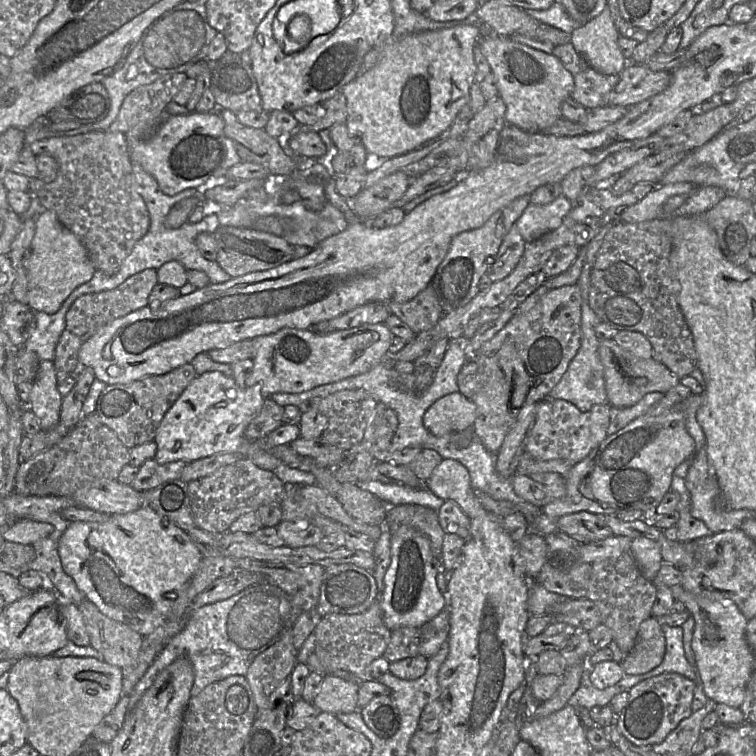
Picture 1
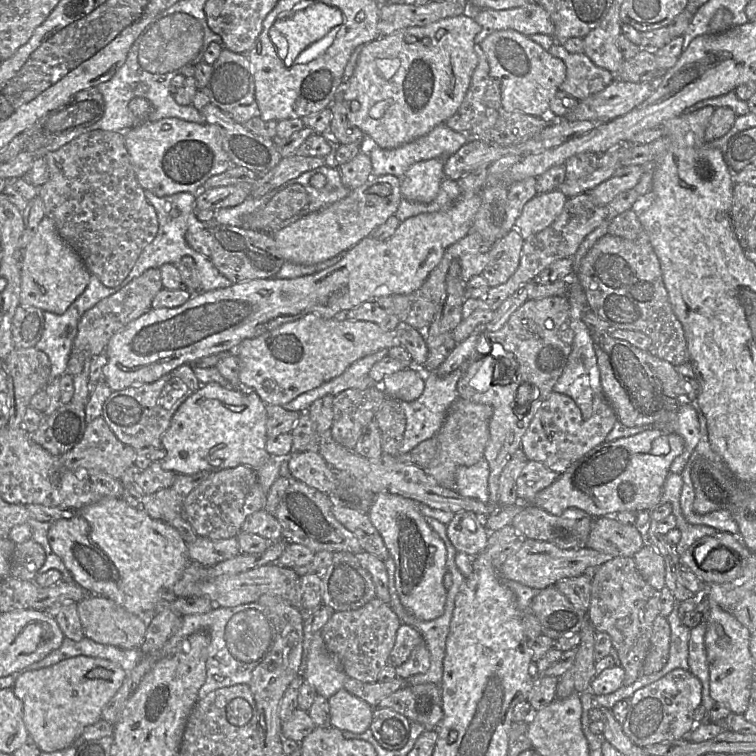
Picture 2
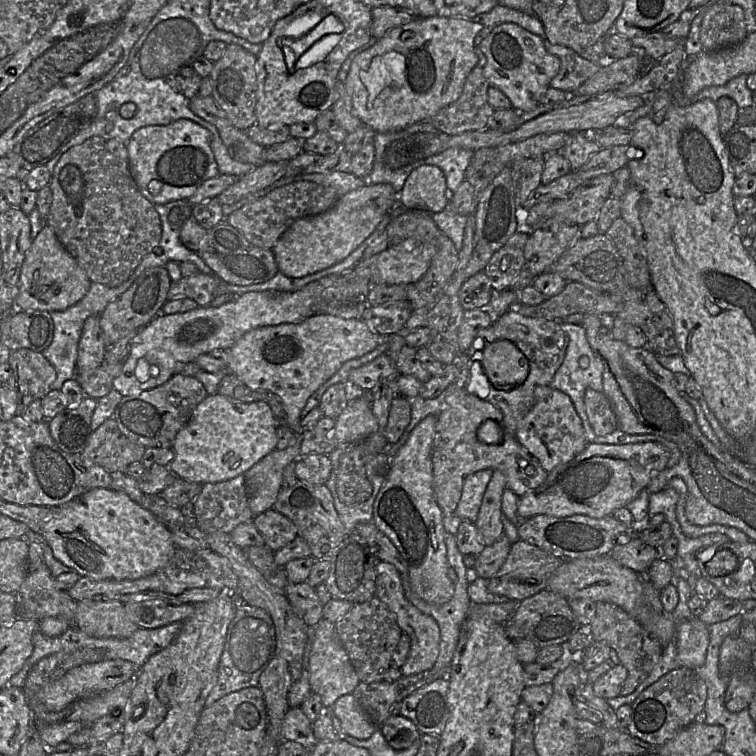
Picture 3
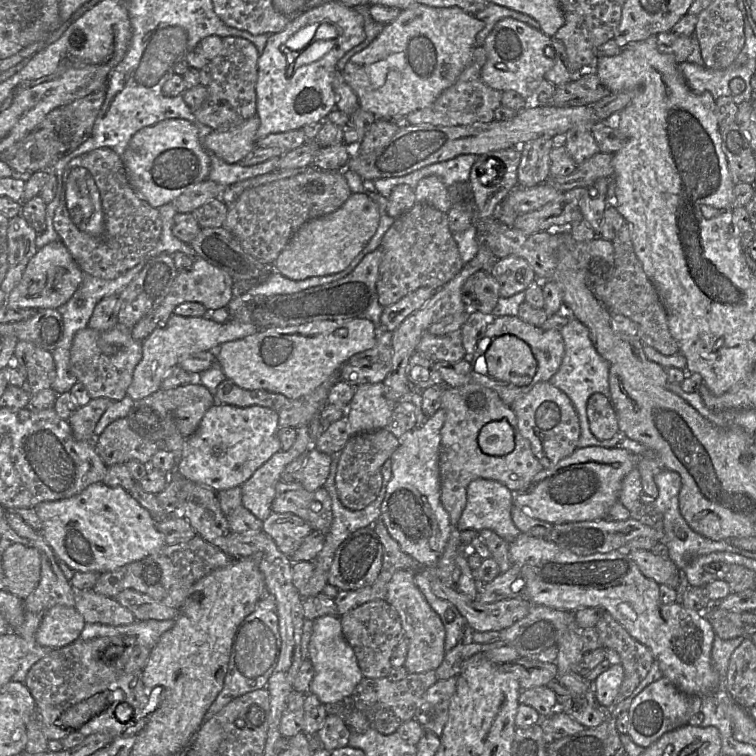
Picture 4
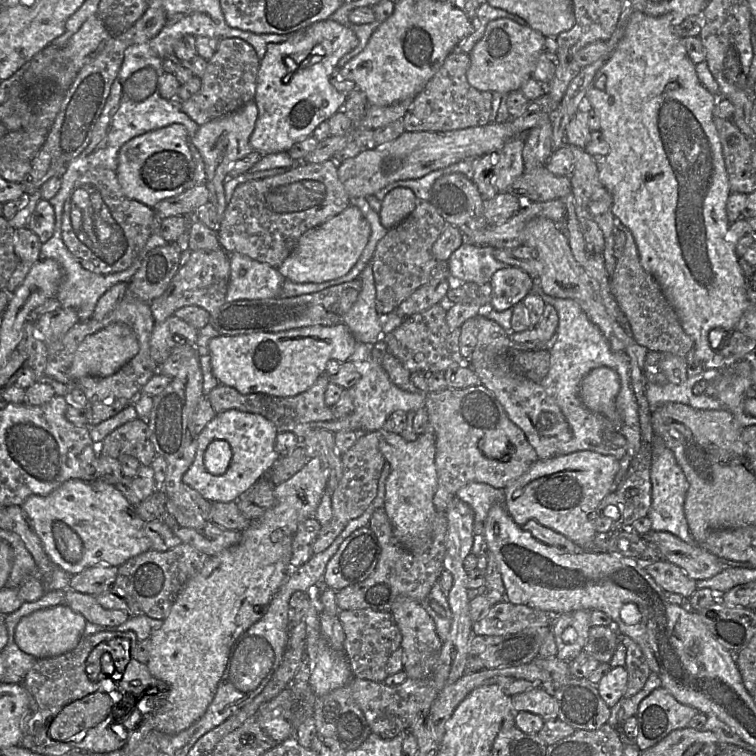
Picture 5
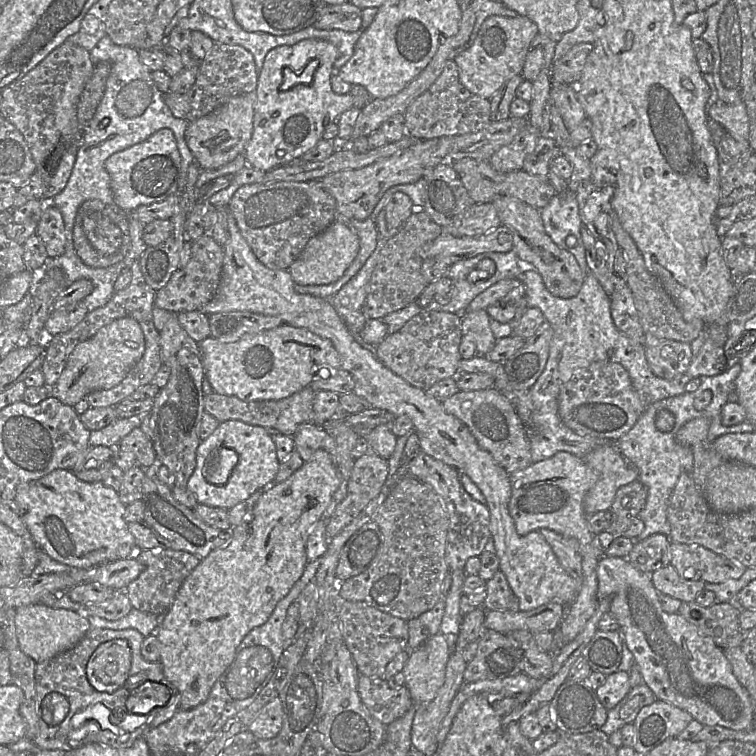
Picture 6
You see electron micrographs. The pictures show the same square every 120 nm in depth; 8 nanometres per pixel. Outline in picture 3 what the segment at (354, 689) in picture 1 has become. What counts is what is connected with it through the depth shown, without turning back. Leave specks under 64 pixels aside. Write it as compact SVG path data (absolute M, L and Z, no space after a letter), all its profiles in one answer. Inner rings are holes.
M353 694L340 696L332 709L341 723L342 730L357 739L368 739L378 727L368 717Z

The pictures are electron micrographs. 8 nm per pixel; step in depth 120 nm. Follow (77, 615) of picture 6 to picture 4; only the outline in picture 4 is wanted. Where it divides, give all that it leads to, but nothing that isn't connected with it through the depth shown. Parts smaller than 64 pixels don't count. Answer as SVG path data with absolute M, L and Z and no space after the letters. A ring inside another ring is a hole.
M56 605L43 614L35 641L53 649L67 646L79 639L85 624L74 607Z

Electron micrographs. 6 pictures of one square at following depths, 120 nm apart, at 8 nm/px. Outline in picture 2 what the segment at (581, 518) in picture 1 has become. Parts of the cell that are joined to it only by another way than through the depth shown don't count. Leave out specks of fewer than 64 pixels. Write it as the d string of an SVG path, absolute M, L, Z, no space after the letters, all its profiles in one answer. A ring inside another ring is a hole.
M614 517L594 518L585 547L609 557L634 557L644 545L645 537L635 525L625 525Z

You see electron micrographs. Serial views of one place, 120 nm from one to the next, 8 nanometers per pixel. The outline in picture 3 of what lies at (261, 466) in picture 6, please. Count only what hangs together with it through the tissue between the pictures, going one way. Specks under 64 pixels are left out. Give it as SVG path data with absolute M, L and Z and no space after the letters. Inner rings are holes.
M218 393L208 395L196 406L186 425L175 437L172 445L175 456L168 468L176 477L200 485L233 479L245 474L261 458L276 450L276 432L281 423L263 401L240 402Z

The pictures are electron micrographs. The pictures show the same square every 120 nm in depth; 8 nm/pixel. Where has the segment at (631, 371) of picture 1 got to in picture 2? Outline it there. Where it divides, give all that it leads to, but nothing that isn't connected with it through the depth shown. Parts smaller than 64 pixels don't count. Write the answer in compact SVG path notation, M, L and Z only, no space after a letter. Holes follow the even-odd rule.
M592 333L591 337L602 392L618 421L628 427L638 427L675 417L682 399L674 392L680 375L672 364L650 354L648 350L640 350L626 341L614 339L608 333Z

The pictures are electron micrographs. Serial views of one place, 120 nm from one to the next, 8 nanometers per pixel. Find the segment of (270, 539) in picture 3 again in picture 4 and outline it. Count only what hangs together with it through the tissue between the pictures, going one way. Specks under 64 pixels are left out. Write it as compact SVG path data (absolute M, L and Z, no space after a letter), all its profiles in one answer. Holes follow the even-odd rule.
M272 512L262 522L262 531L269 535L278 549L289 558L313 529L295 514Z

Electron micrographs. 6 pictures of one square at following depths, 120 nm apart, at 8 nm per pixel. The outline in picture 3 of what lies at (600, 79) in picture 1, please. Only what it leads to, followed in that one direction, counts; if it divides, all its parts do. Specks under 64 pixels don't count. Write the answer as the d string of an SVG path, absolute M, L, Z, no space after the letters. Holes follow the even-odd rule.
M545 39L547 51L557 56L561 61L558 74L550 81L550 87L573 94L587 79L601 68L598 63L582 58L572 49L552 44Z

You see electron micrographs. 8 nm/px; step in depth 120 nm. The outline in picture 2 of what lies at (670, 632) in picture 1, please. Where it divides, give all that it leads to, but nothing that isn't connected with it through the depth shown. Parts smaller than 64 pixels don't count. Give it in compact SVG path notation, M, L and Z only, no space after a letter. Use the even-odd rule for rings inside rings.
M675 605L672 613L666 617L671 629L669 659L660 671L645 675L649 676L649 680L642 682L640 688L656 682L675 669L690 669L688 656L691 628L682 623L678 609L679 605Z

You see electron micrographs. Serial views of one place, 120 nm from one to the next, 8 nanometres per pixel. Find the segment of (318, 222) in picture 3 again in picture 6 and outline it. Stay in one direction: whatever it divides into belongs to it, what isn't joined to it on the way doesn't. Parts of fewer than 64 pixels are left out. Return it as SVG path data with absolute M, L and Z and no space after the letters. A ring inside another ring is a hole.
M335 220L324 231L312 237L287 269L293 281L299 285L323 285L330 284L338 280L356 258L360 249L360 242L357 234L352 231L348 221Z

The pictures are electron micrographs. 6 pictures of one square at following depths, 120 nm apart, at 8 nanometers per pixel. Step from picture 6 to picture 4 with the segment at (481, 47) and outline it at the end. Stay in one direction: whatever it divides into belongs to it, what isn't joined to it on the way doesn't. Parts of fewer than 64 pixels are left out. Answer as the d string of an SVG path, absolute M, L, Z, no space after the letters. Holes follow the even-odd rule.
M512 18L501 19L482 45L486 52L486 62L481 69L482 81L500 92L517 92L531 104L535 89L555 63L556 52L551 41L552 37L523 22Z

